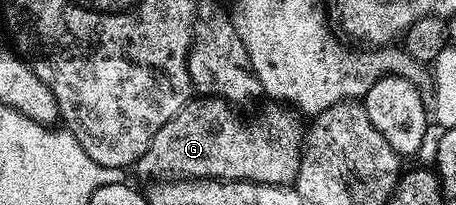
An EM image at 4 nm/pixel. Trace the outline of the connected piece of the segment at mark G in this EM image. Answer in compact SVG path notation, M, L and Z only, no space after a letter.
M193 97L174 117L166 120L162 128L158 128L154 140L150 140L146 152L136 161L135 173L152 180L160 180L168 175L197 180L215 178L233 182L257 182L263 186L286 186L295 183L300 167L300 151L304 149L306 137L306 122L303 122L305 119L288 104L268 105L272 106L266 107L261 114L256 114L253 118L239 118L232 111L235 110L233 103L223 98Z

